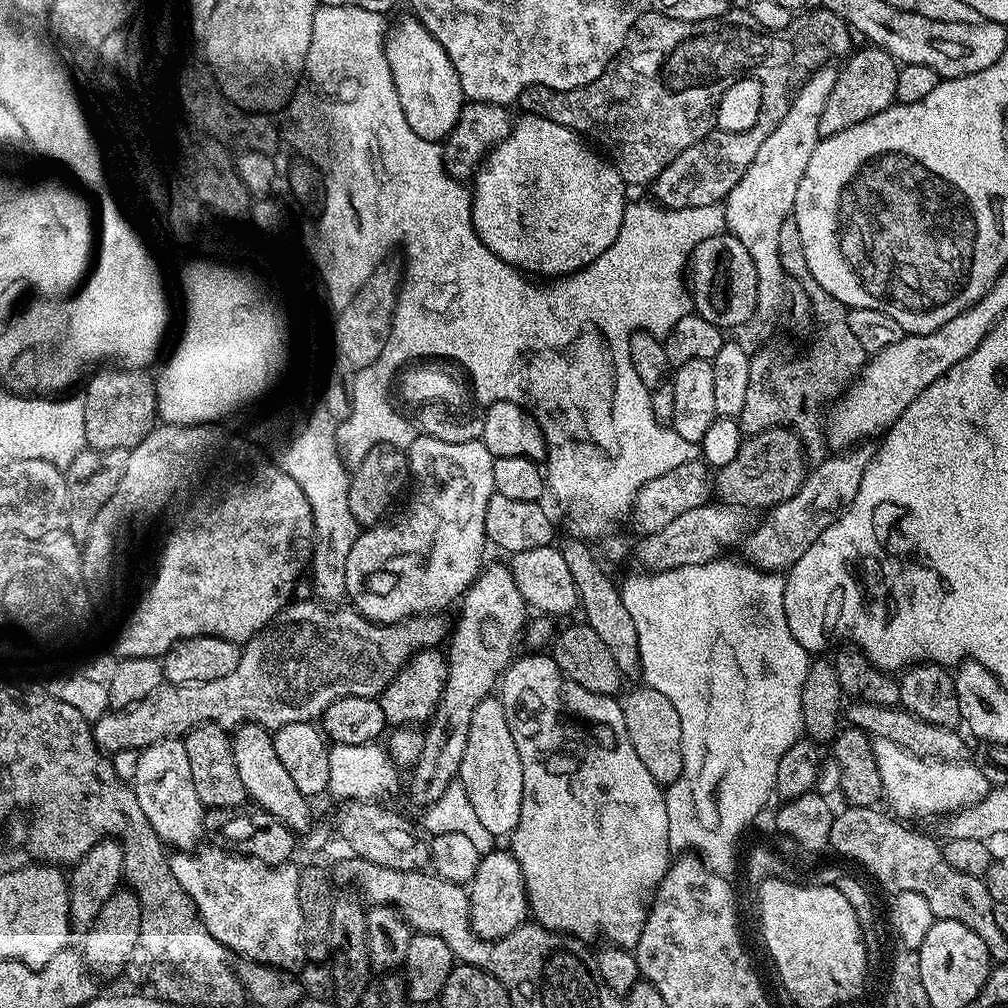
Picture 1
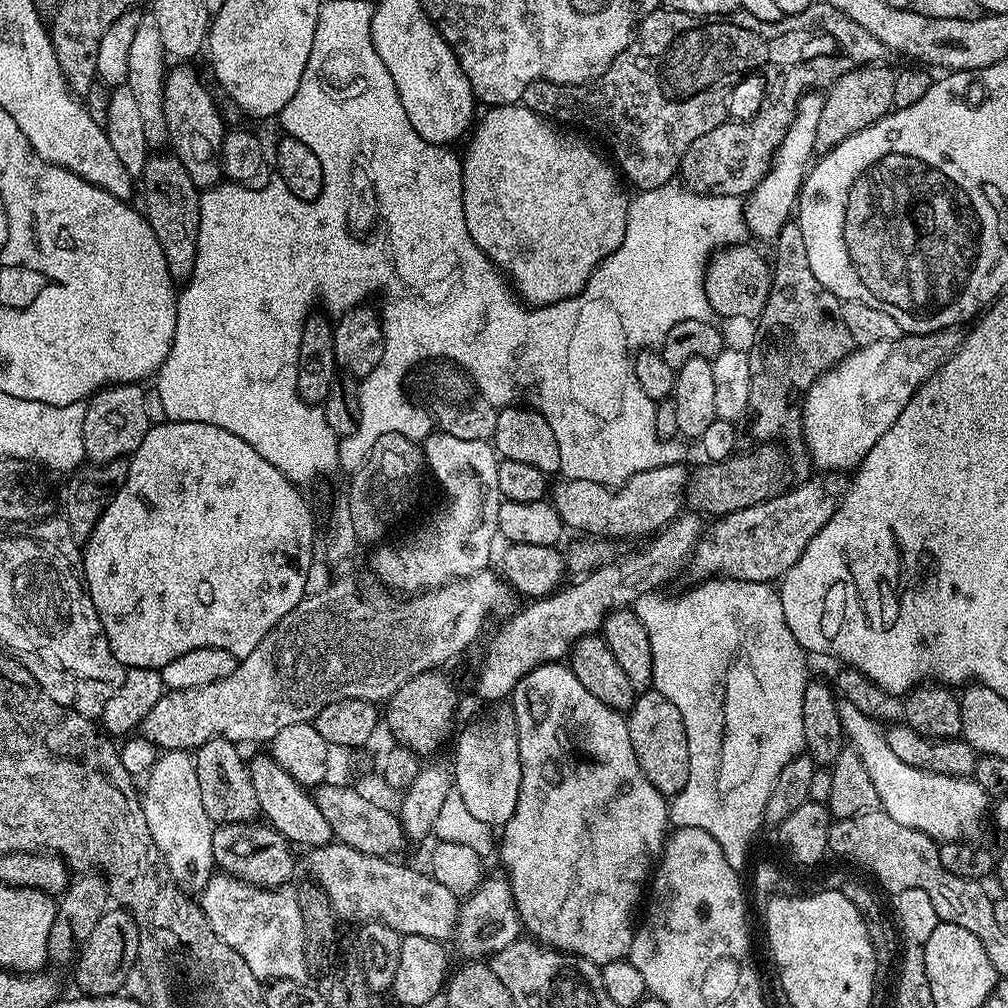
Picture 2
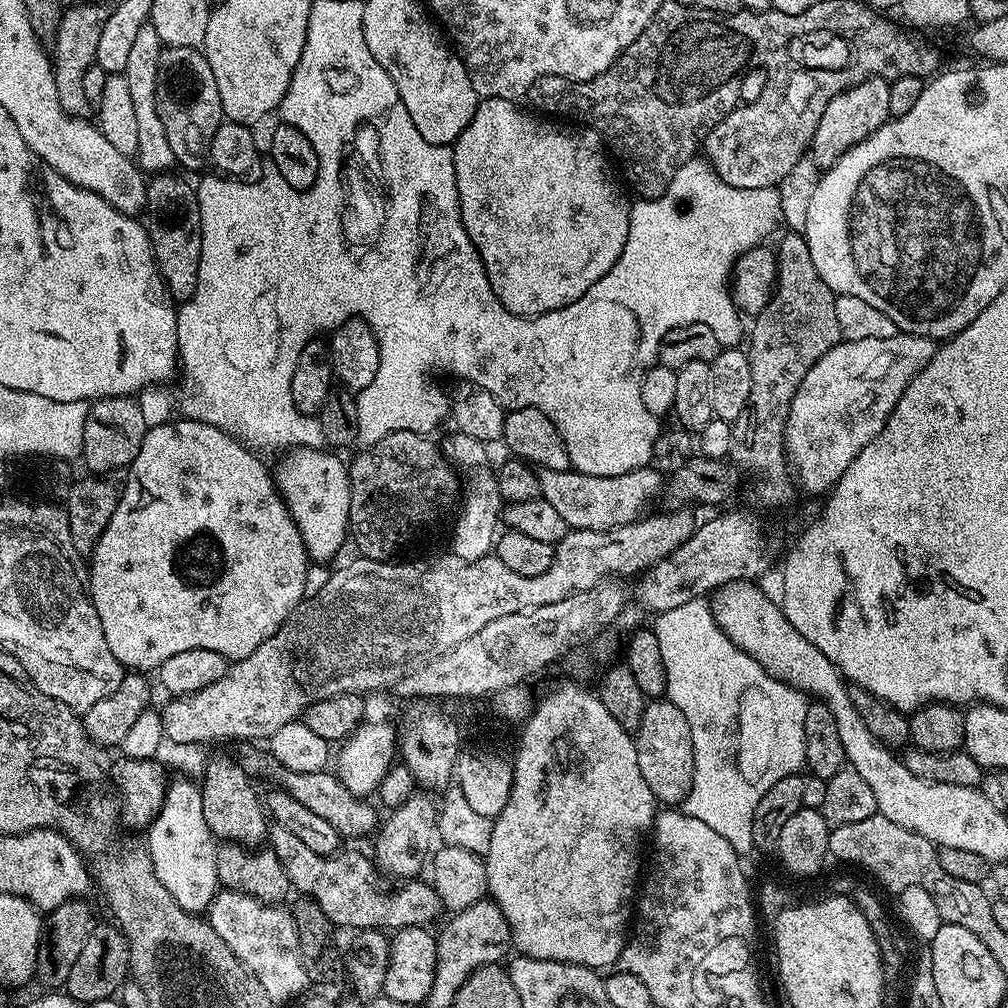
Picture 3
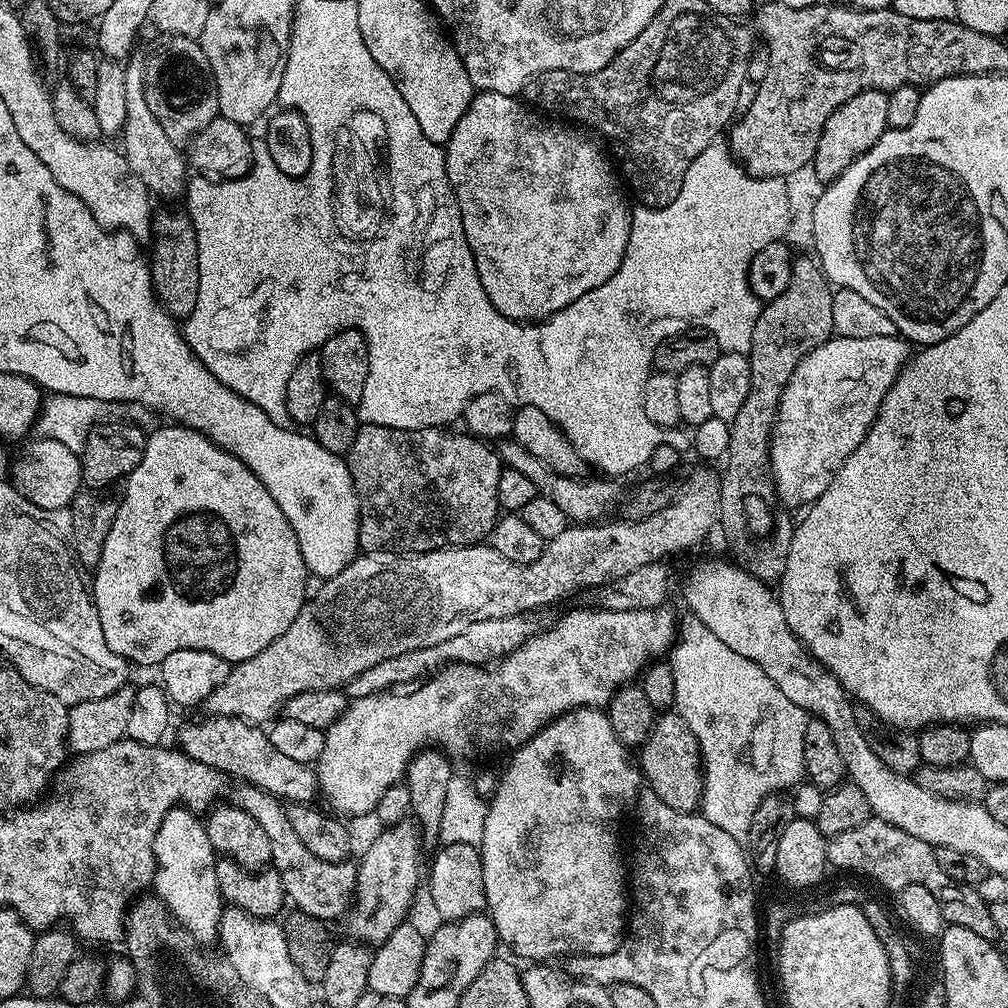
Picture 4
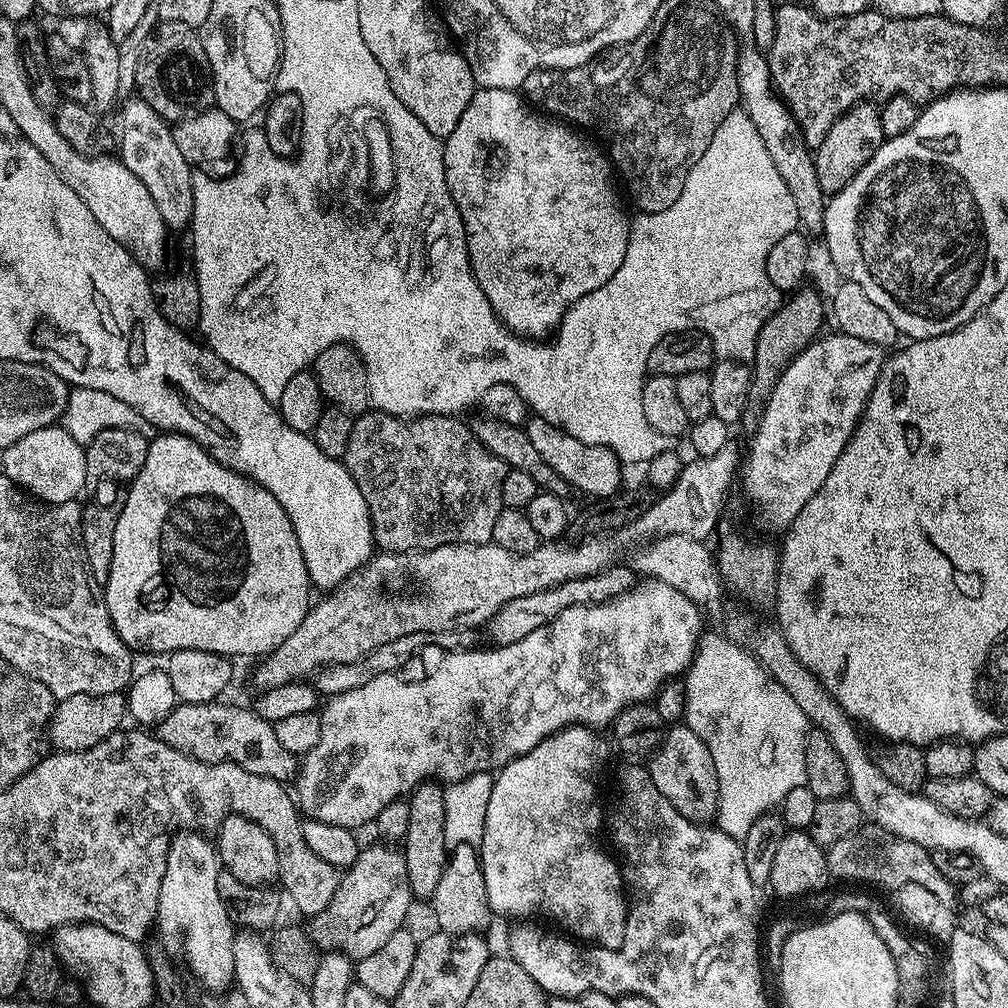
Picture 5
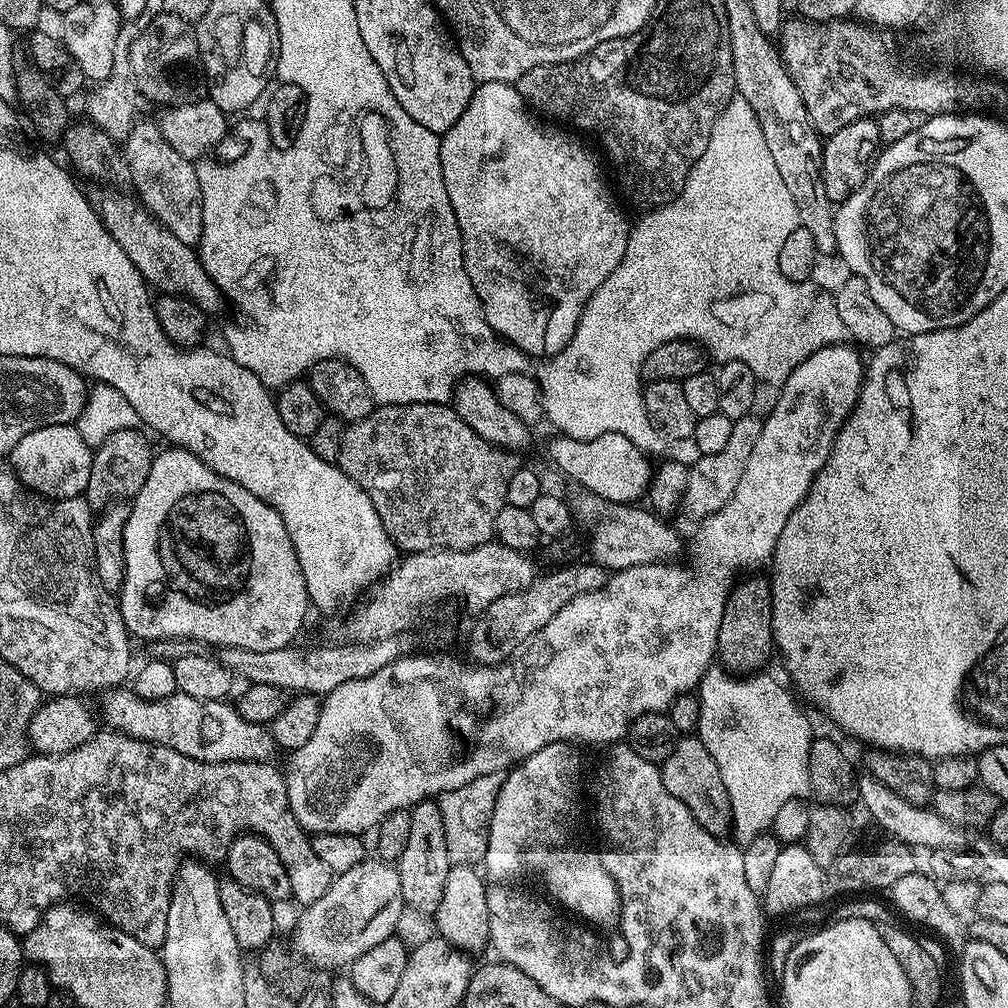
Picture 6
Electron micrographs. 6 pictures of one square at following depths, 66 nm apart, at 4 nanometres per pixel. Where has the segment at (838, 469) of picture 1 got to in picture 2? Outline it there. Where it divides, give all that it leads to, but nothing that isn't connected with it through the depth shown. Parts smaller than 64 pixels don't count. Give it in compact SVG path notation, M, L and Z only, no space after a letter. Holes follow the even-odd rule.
M820 472L813 480L797 488L789 487L758 506L713 519L712 529L701 535L688 557L686 572L696 582L716 577L759 584L779 581L802 558L802 550L810 546L810 538L830 522L848 486L849 481L841 473Z

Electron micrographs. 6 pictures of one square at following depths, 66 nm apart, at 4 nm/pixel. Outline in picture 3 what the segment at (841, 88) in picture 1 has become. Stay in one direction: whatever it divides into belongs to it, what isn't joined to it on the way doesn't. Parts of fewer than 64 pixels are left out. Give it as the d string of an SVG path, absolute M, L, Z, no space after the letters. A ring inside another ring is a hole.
M881 76L870 78L866 82L858 82L842 94L830 98L826 102L826 110L822 110L822 118L818 118L818 126L814 130L814 138L810 149L810 160L819 170L832 168L858 142L870 138L874 130L888 123L890 119L890 83Z

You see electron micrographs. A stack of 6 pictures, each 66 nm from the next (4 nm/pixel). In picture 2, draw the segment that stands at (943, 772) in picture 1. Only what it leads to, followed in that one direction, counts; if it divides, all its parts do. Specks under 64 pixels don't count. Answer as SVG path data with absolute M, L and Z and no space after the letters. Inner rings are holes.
M838 699L838 718L842 718L847 743L858 754L858 758L862 758L862 766L866 766L870 774L874 790L878 790L880 808L890 814L894 822L902 822L902 826L910 826L910 830L918 830L937 842L972 842L977 839L980 823L986 820L990 812L990 798L976 780L967 776L930 774L926 770L914 770L914 766L906 766L906 762L901 762L894 750L890 750L877 721L862 714L854 702Z

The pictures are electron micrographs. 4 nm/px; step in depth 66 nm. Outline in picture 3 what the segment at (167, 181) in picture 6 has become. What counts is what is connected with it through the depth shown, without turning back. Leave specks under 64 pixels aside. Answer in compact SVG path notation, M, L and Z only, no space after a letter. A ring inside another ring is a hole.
M150 22L144 24L132 43L130 55L126 61L126 70L123 72L127 85L130 86L131 104L134 105L135 117L138 118L138 146L134 160L140 171L145 174L172 172L177 167L174 150L170 150L166 130L162 130L162 118L158 118L156 109L156 78L161 47L154 26Z

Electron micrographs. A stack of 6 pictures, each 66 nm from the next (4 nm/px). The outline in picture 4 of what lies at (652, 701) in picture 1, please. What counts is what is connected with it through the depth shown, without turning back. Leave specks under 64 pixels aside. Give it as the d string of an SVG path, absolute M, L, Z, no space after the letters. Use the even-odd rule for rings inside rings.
M669 710L657 715L652 732L638 753L640 753L638 767L647 787L655 796L662 798L662 802L666 806L679 812L695 813L699 809L700 799L704 793L704 770L700 762L700 747L698 746L698 738L694 738L694 730L690 730L690 726L686 726L686 722L680 717L679 712Z

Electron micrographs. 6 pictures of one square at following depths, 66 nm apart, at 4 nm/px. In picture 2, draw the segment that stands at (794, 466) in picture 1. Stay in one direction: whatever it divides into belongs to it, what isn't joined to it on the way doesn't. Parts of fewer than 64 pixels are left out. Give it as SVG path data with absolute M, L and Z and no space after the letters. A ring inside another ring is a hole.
M776 442L756 444L749 452L740 450L724 460L701 463L701 468L697 472L693 471L688 478L684 491L687 507L705 517L708 515L708 518L719 518L734 514L734 510L758 506L780 495L785 491L784 479L788 476L788 464L784 461L784 452L780 447Z

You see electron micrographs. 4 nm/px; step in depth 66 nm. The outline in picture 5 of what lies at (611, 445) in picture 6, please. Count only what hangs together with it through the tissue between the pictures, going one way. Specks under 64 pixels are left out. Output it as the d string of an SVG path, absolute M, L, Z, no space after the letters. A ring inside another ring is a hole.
M535 414L529 415L526 431L530 442L534 445L534 450L538 450L538 454L542 454L544 461L573 489L581 488L584 492L597 492L600 498L612 498L621 491L622 462L609 448L578 442L576 436L566 434L558 426L546 422L546 418Z

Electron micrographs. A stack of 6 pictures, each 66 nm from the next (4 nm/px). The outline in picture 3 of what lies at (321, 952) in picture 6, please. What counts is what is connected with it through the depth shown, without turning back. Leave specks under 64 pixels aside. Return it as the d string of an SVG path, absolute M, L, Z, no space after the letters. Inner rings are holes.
M414 794L397 808L391 809L385 820L383 817L374 836L374 841L376 840L374 863L385 877L397 876L395 879L403 882L419 877L423 868L425 871L426 861L434 848L432 836L434 840L438 832L438 804L431 799L435 800L428 794Z

